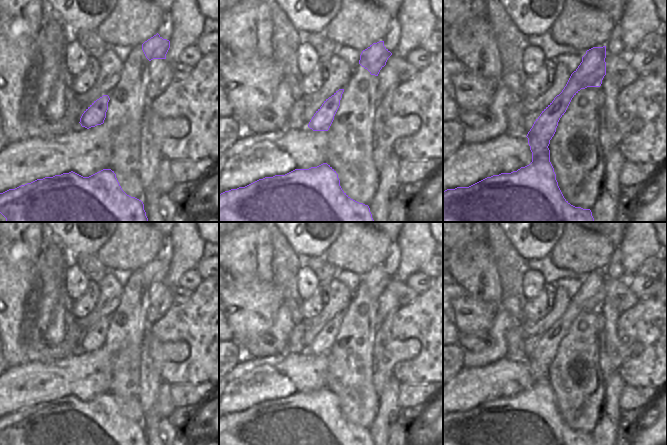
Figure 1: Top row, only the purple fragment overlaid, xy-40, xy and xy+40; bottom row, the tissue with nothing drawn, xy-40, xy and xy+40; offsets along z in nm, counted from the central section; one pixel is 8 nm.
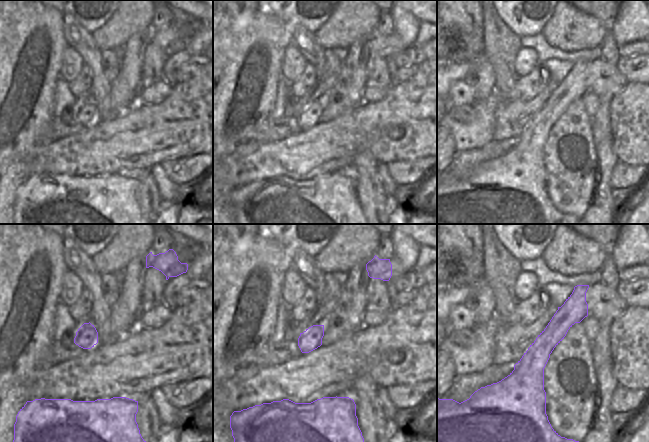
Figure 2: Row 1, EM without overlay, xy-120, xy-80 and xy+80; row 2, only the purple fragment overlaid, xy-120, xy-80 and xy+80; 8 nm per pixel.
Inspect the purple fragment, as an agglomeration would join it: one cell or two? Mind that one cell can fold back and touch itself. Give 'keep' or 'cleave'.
keep

